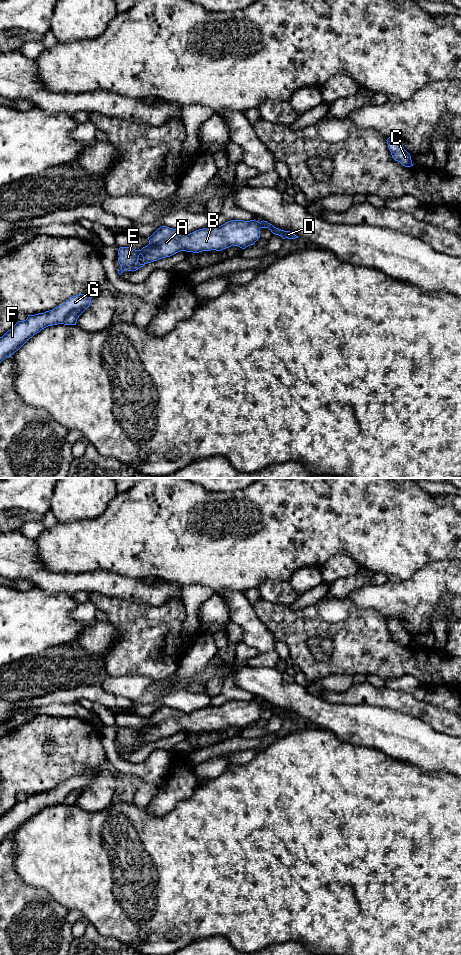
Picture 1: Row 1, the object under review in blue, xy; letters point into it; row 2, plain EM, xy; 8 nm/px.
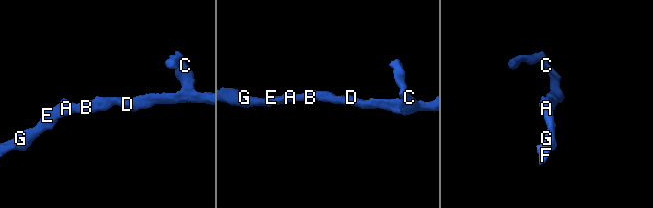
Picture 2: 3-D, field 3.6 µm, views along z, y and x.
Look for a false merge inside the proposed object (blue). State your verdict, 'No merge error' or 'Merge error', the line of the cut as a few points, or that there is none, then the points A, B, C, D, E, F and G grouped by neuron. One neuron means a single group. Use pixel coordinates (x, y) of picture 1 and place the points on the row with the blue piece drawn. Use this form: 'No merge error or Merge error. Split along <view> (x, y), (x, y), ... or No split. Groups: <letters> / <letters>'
No merge error. No split. Groups: A B C D E F G

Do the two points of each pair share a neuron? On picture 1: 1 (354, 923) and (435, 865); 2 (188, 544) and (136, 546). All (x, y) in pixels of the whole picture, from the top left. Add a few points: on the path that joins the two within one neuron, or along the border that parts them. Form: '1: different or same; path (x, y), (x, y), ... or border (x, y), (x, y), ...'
1: same; path (374, 903), (406, 871), (415, 869)
2: same; path (175, 540), (149, 540)

